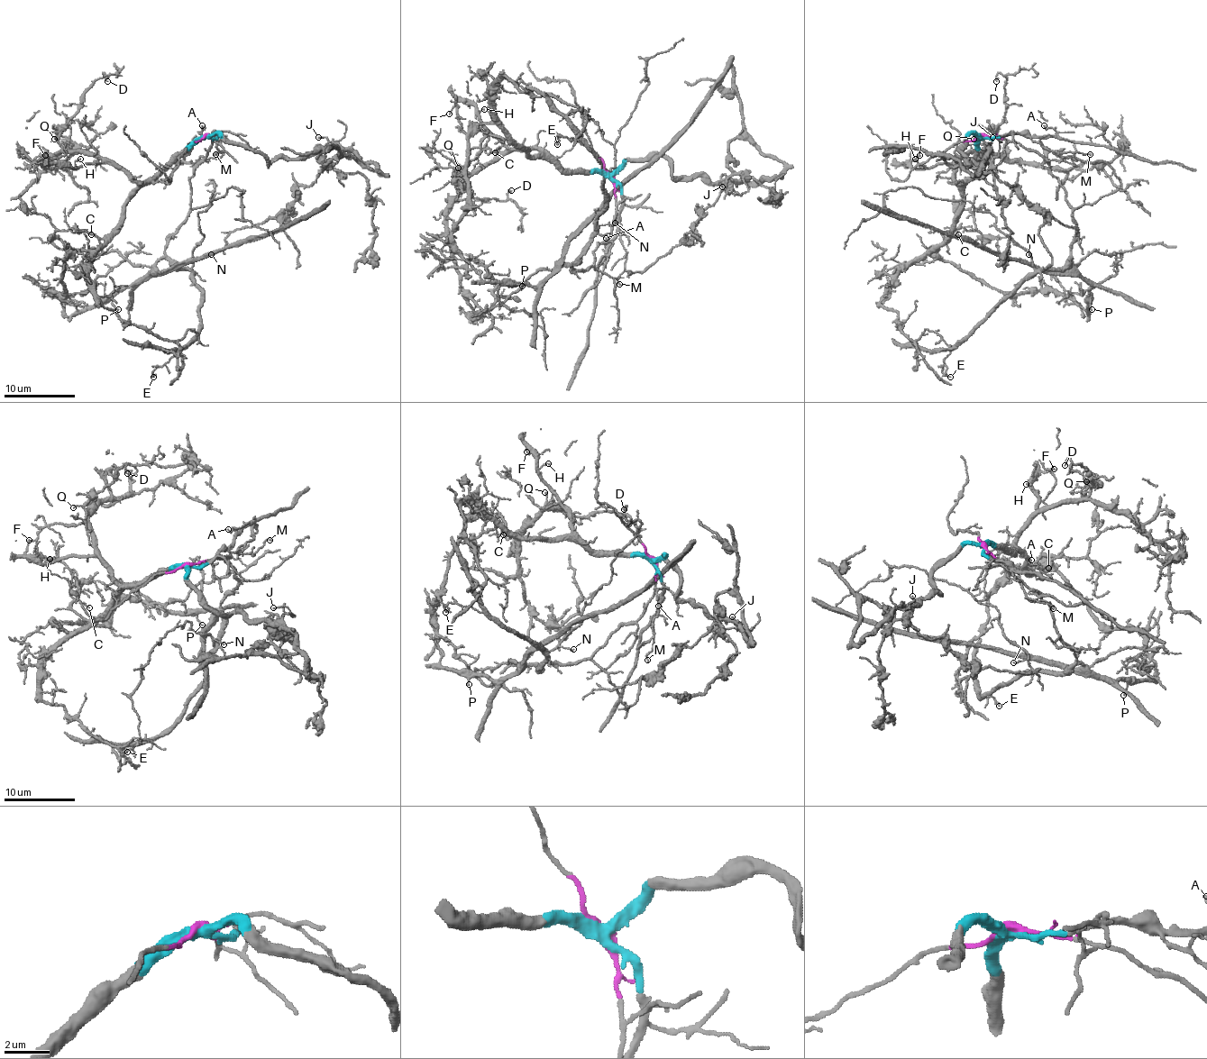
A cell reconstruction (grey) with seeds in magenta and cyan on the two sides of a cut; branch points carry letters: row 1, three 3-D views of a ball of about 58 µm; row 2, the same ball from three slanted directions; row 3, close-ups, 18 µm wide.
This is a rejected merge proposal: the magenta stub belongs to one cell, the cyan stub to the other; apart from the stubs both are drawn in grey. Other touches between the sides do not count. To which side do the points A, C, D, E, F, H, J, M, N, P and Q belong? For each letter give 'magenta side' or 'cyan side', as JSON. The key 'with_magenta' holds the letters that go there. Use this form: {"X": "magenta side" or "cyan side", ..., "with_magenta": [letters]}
{"A": "cyan side", "C": "cyan side", "D": "cyan side", "E": "magenta side", "F": "cyan side", "H": "cyan side", "J": "cyan side", "M": "cyan side", "N": "magenta side", "P": "magenta side", "Q": "cyan side", "with_magenta": ["E", "N", "P"]}

